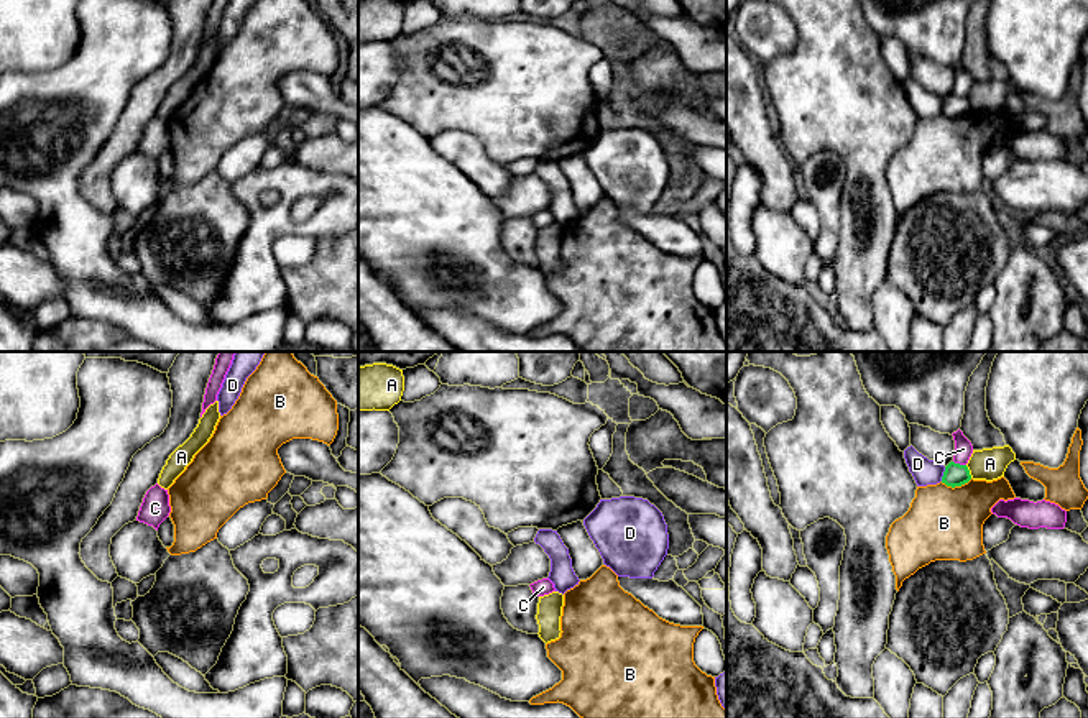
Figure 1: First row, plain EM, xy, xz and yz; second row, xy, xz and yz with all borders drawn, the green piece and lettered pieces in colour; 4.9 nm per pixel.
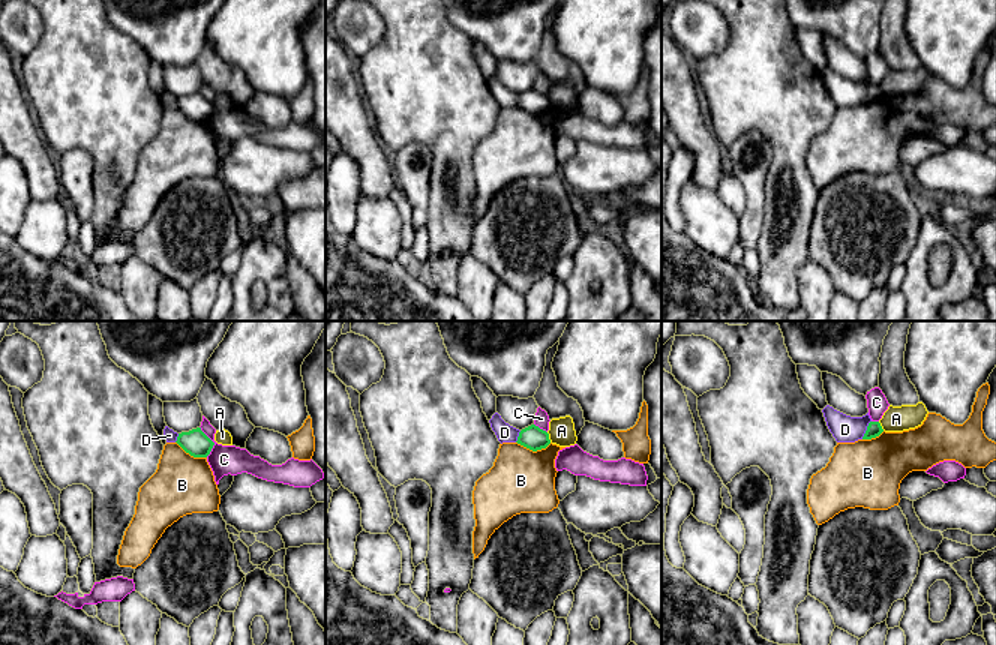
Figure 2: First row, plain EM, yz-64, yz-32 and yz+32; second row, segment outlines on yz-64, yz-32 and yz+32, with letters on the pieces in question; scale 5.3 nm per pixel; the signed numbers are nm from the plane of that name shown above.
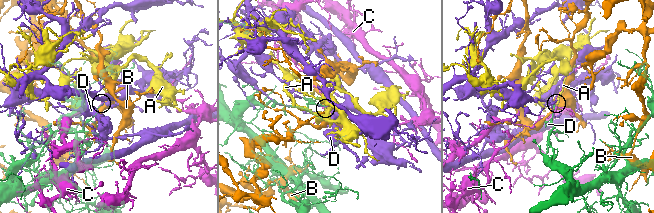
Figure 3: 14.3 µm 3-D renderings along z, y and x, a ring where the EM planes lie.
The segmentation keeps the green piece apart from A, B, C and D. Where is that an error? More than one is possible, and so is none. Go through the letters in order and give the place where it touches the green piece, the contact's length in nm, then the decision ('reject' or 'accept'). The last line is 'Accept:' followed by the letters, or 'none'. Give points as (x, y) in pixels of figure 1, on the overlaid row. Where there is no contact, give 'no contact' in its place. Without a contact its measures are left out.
A: meets green in yz at (968, 472); contact 70 nm long; reject
B: meets green in yz at (955, 485); contact 160 nm long; reject
C: meets green in yz at (958, 464); contact 70 nm long; reject
D: meets green in yz at (944, 474); contact 80 nm long; reject
Accept: none

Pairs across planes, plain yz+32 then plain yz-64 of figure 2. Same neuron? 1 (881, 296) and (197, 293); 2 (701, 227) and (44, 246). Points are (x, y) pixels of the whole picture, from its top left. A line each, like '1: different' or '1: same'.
1: same
2: same

